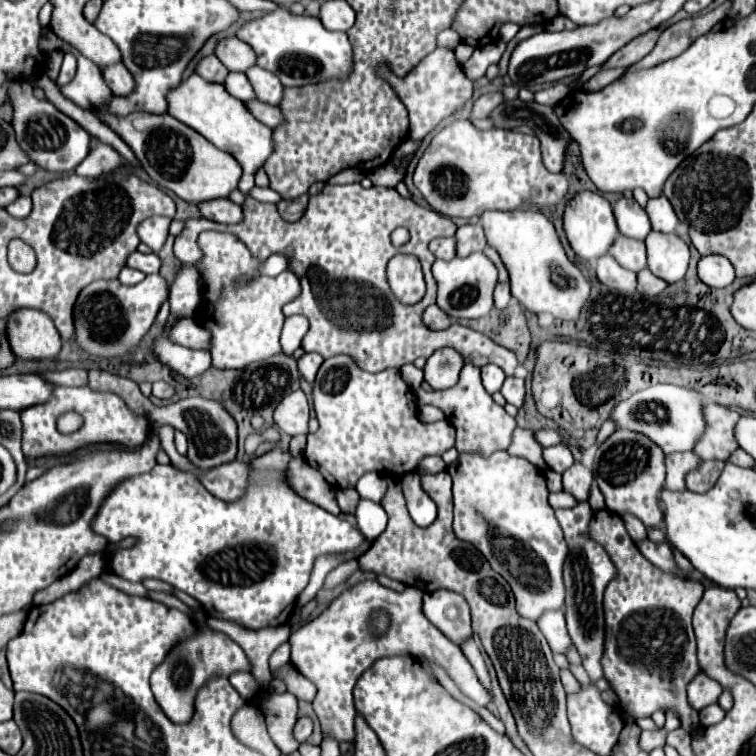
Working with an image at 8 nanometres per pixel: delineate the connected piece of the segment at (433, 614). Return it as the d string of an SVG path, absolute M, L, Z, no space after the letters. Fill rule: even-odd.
M434 591L424 595L424 615L432 625L436 625L450 641L462 645L466 639L470 639L472 627L470 627L470 611L468 603L462 595L452 591Z

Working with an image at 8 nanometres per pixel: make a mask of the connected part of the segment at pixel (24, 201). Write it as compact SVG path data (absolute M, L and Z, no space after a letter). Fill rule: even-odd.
M20 195L18 201L16 201L14 205L8 205L6 211L8 211L14 219L26 219L26 217L30 215L30 211L32 211L32 201L30 201L30 197Z

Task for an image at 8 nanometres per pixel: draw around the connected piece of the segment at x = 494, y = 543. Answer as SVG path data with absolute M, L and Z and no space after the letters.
M494 451L490 457L484 457L482 453L460 453L460 457L452 465L448 465L448 473L454 481L454 533L462 541L476 545L476 549L482 551L492 569L510 583L518 613L522 617L538 621L540 613L548 609L560 609L564 605L562 565L568 547L554 517L554 509L548 503L544 473L530 461L509 455L506 451Z

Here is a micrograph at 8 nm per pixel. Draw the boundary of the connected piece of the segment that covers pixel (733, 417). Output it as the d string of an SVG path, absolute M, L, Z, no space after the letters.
M708 403L704 409L704 415L708 415L708 429L702 441L696 443L694 451L702 459L728 461L728 457L738 449L734 427L742 415L734 409L728 409L716 403Z

